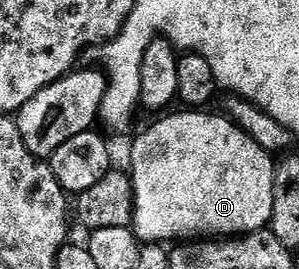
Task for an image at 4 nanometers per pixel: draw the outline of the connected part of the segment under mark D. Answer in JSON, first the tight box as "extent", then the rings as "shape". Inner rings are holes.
{"extent":[128,109,274,245],"shape":[[[182,109],[179,110],[179,112],[179,115],[167,114],[165,117],[162,117],[167,117],[167,119],[162,119],[159,121],[159,123],[152,124],[151,127],[148,128],[147,131],[135,141],[134,148],[132,148],[130,151],[130,168],[128,168],[128,174],[130,176],[130,183],[132,186],[134,186],[134,221],[132,224],[132,230],[134,234],[138,236],[139,240],[141,240],[143,244],[166,245],[169,244],[169,239],[178,239],[174,241],[202,241],[207,237],[241,237],[243,235],[253,235],[255,231],[263,230],[263,228],[269,224],[270,218],[272,217],[272,189],[274,188],[274,169],[272,166],[271,156],[262,150],[262,146],[259,145],[257,141],[251,139],[246,132],[240,130],[238,126],[230,122],[229,118],[223,117],[221,114],[219,114],[220,116],[206,115],[210,113],[207,113],[202,109]]]}

